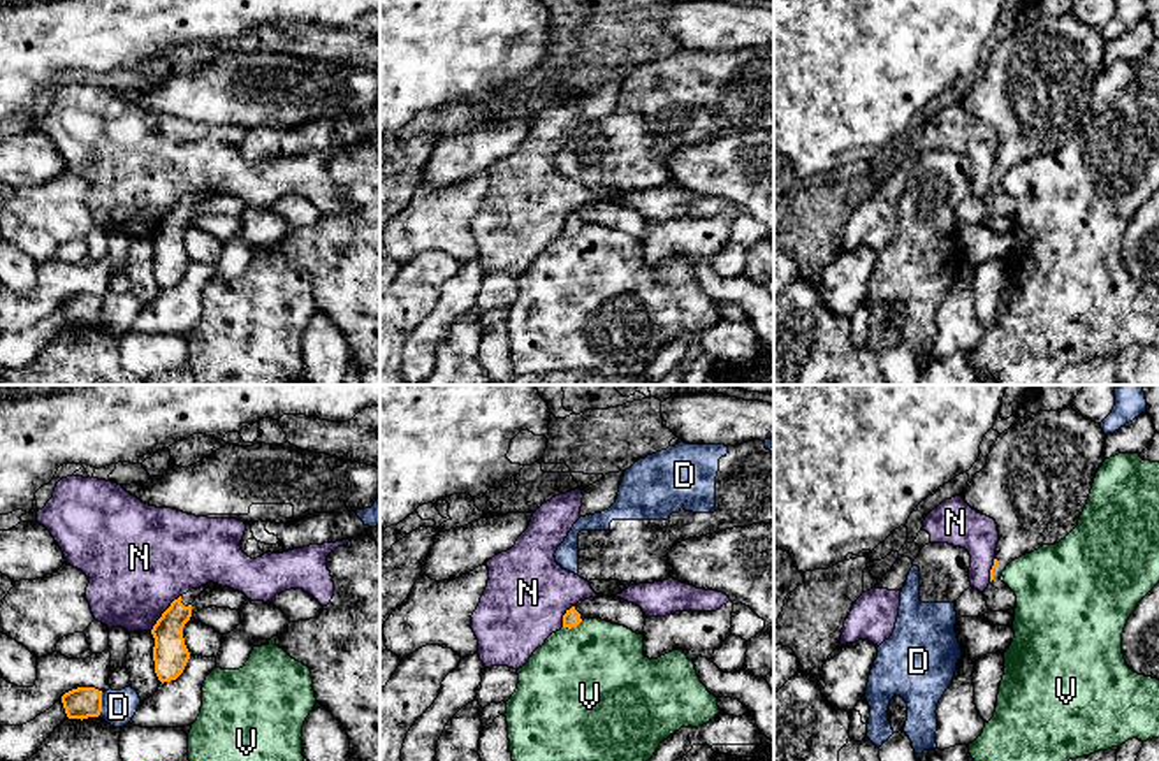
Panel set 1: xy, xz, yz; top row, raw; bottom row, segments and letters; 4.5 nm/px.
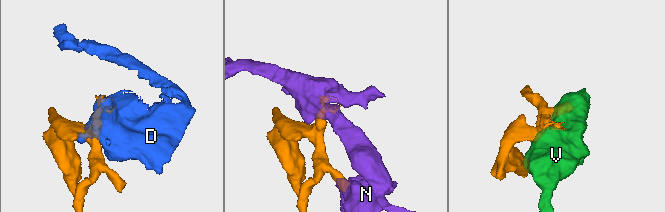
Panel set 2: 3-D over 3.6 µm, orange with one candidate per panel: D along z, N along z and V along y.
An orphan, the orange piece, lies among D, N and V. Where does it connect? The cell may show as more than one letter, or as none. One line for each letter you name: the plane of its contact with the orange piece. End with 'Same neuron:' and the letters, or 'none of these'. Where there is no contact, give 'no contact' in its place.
Same neuron: none of these

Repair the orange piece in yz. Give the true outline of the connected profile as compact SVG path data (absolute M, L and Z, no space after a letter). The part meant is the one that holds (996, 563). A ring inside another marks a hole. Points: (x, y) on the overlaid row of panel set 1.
M1068 406L1020 418L992 445L985 467L962 494L973 510L994 518L999 531L990 583L983 591L988 610L1017 608L1015 592L1001 580L1011 561L1043 545L1059 543L1078 525L1096 473L1104 462L1104 441L1106 434L1099 424Z

